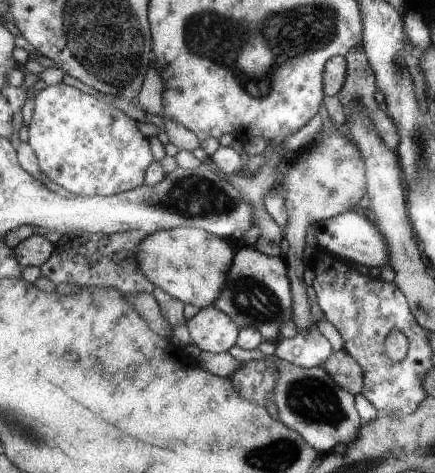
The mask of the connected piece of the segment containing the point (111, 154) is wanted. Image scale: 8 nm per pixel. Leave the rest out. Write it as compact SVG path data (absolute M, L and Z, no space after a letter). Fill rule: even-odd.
M64 83L47 86L47 88L44 88L44 90L38 93L38 96L35 99L35 110L32 116L31 124L28 129L29 138L27 143L35 152L41 171L48 178L50 178L52 182L55 182L58 184L58 186L61 186L70 193L77 195L88 195L90 197L92 195L102 195L103 197L109 197L112 195L117 195L121 192L135 189L137 186L142 184L142 180L144 180L144 174L146 174L146 168L148 168L148 166L154 162L154 158L152 158L152 152L150 152L150 146L148 146L148 140L146 140L146 136L142 136L142 132L138 130L136 122L134 122L130 116L126 115L122 109L114 108L112 103L107 103L106 101L97 99L88 93L83 93L79 89L76 89L76 87L65 85Z

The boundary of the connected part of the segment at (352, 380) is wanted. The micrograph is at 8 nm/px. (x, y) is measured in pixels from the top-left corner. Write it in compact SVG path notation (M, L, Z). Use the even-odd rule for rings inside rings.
M344 350L334 351L322 366L332 380L350 394L356 396L363 389L363 372L361 366Z

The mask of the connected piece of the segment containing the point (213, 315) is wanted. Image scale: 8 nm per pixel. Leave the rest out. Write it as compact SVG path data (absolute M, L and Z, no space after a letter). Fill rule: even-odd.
M214 306L200 309L186 321L191 342L202 351L228 353L240 338L240 328L225 312Z

